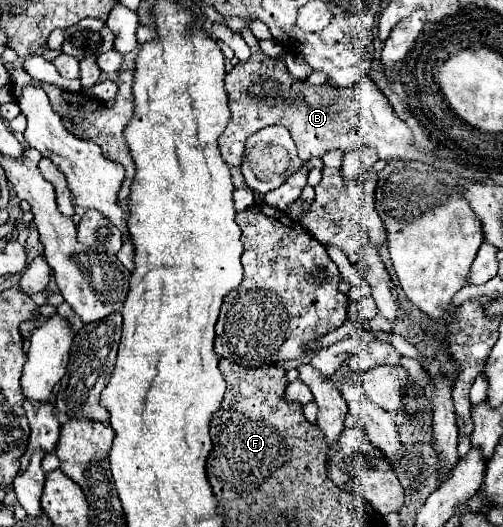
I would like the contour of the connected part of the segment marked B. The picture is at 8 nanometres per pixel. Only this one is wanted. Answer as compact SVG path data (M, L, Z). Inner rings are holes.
M257 50L251 54L247 62L235 64L233 70L225 76L225 90L229 96L231 120L225 132L219 136L219 150L229 166L239 168L239 162L243 162L245 140L271 124L287 126L297 144L297 152L303 166L301 170L291 174L287 182L283 182L279 188L265 196L265 204L273 208L285 210L289 204L293 204L307 186L307 174L309 174L307 162L313 158L321 158L323 154L331 152L335 146L347 152L347 150L355 150L357 144L363 144L375 148L381 160L417 160L469 180L481 182L485 178L483 172L475 172L461 164L449 162L437 156L435 152L425 152L417 144L413 144L413 134L409 126L403 120L399 120L399 116L389 106L387 98L381 94L381 90L373 84L369 76L361 78L361 82L357 82L349 90L335 90L333 86L327 84L309 86L307 82L291 78L289 72L285 70L283 60L275 60L263 54L261 50Z

